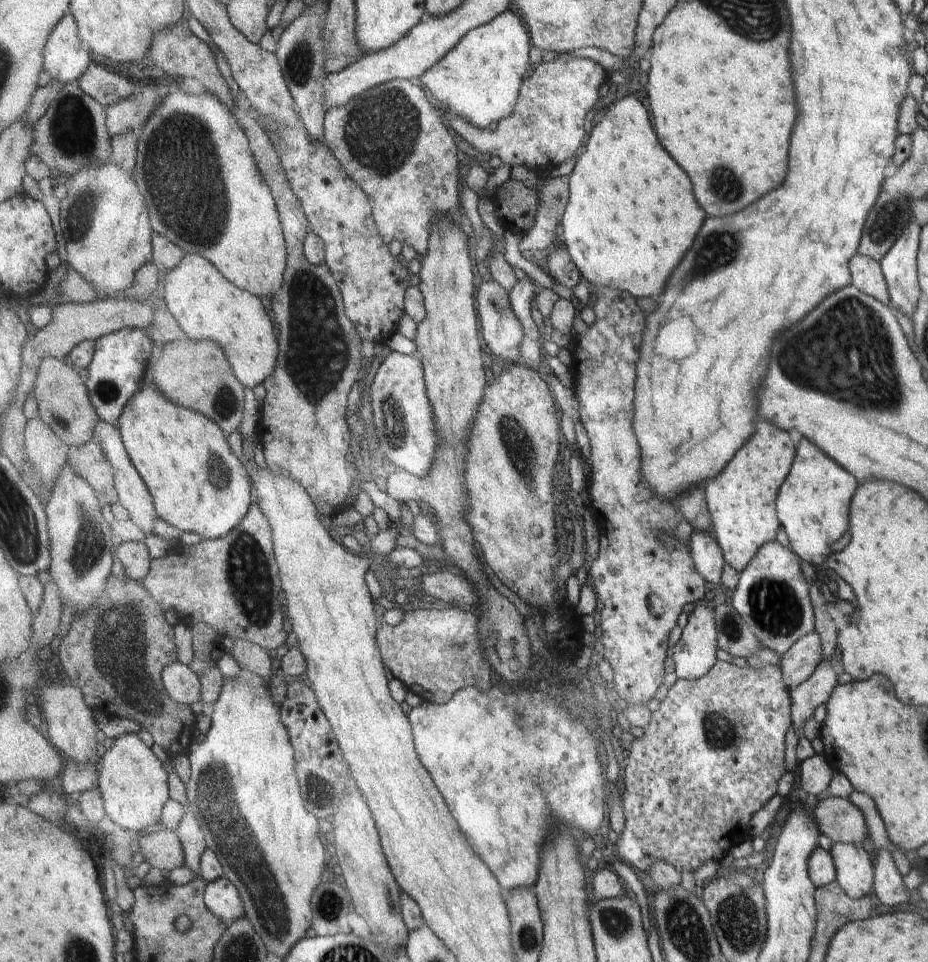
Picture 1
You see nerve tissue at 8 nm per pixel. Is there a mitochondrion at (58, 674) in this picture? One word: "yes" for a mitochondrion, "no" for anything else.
no

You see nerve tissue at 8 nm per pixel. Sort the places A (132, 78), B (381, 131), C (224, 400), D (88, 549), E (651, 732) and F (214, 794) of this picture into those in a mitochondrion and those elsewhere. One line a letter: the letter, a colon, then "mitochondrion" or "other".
A: other
B: mitochondrion
C: mitochondrion
D: mitochondrion
E: other
F: mitochondrion

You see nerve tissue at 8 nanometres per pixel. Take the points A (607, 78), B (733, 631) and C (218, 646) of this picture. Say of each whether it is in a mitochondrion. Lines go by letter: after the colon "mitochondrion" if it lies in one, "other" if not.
A: other
B: mitochondrion
C: other

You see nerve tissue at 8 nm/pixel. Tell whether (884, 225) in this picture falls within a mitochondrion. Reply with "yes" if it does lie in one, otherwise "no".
yes

